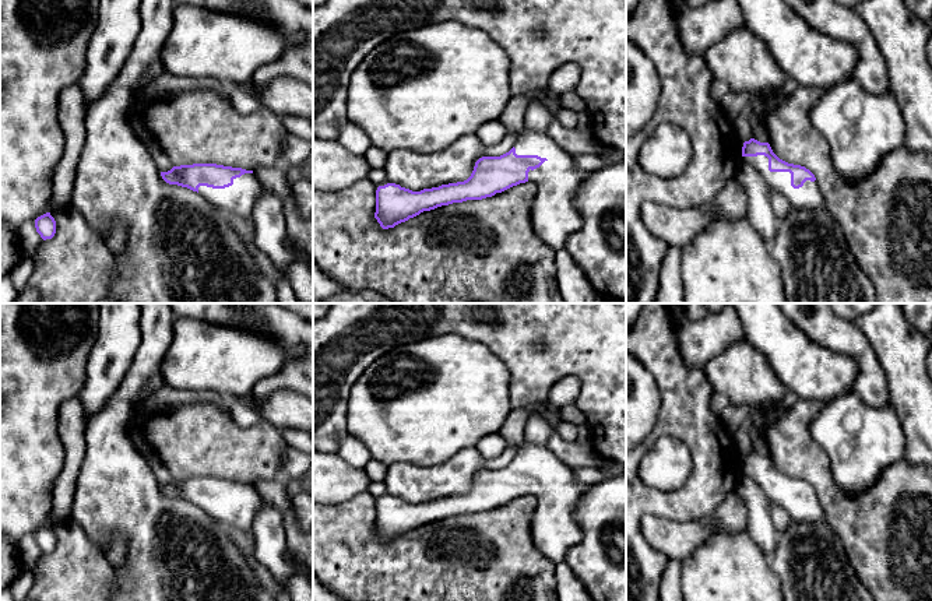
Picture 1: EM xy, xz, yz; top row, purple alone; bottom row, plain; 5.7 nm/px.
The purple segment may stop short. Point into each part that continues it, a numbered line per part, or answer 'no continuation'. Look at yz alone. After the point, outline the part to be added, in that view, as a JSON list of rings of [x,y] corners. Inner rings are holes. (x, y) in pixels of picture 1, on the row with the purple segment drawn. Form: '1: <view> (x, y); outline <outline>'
1: yz (809, 196); outline [[[764,155],[742,157],[741,161],[752,165],[770,189],[780,191],[792,208],[817,210],[826,207],[823,193],[817,182],[806,180],[802,187],[791,186],[789,172],[770,172],[769,158]]]

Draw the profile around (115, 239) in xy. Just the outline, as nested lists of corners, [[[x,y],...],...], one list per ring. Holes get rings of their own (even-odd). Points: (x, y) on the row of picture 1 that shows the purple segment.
[[[113,219],[109,232],[102,238],[102,240],[113,256],[120,254],[127,240],[126,225],[119,219]]]

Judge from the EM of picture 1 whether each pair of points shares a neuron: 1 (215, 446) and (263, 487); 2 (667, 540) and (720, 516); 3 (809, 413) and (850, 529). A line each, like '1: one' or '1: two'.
1: two
2: one
3: one

